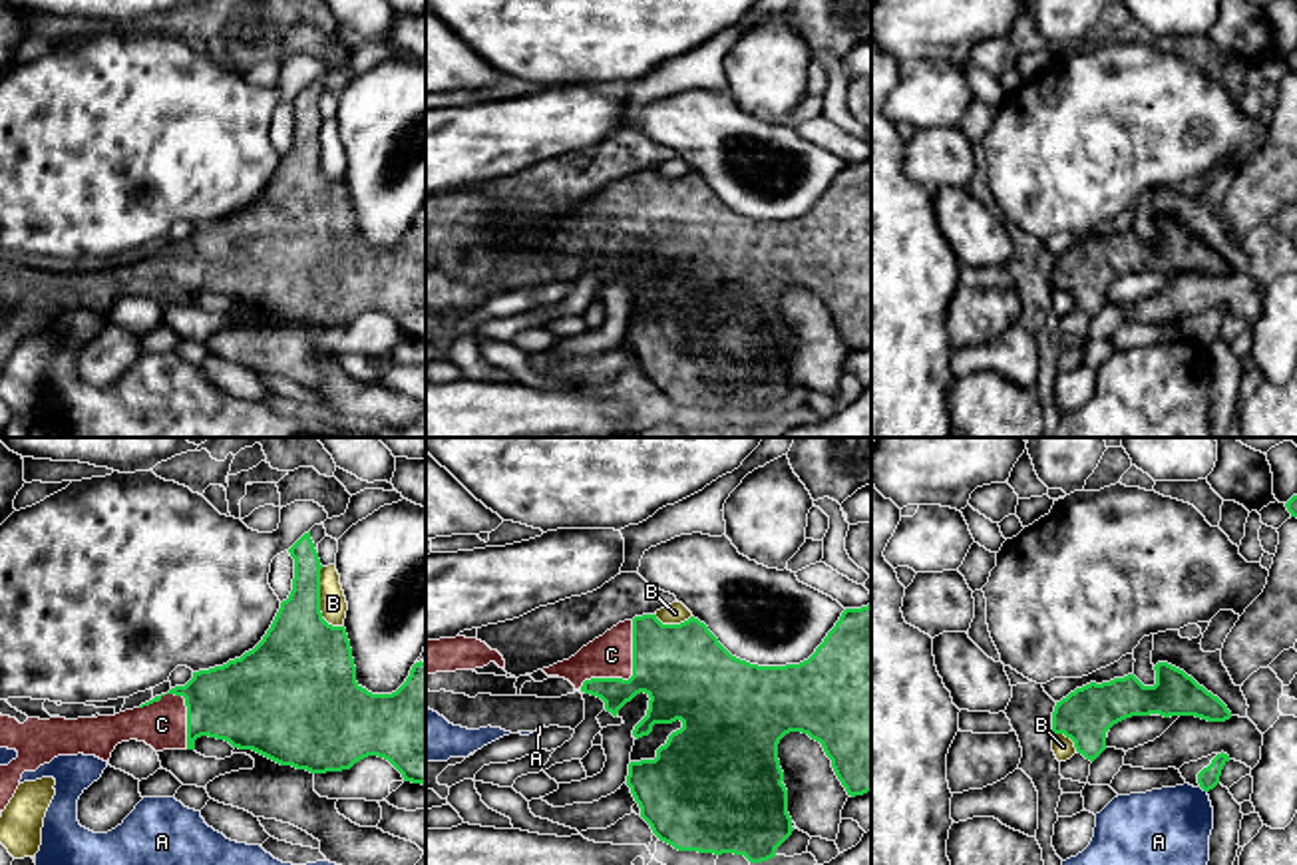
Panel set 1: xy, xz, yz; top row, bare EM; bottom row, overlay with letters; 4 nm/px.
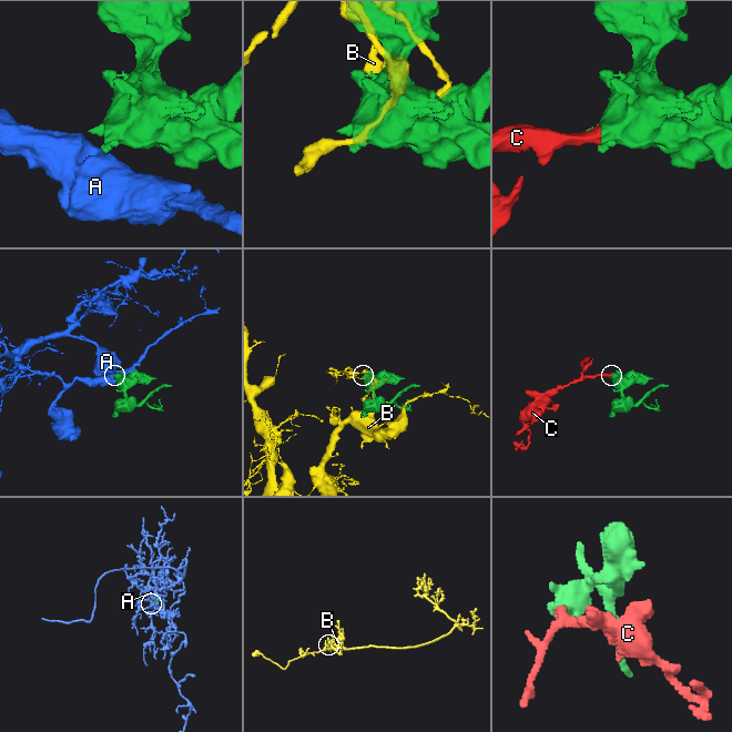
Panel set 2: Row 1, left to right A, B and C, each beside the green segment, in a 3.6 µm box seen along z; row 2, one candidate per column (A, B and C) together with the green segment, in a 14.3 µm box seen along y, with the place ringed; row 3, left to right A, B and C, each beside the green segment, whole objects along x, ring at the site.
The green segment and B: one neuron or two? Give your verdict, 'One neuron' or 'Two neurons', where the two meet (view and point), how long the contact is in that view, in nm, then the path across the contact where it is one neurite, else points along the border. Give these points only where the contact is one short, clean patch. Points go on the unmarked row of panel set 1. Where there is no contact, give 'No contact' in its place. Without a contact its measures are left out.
Two neurons. Touches green at xy (319, 156). Shared border 260 nm

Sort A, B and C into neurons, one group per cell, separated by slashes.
A / B / C

